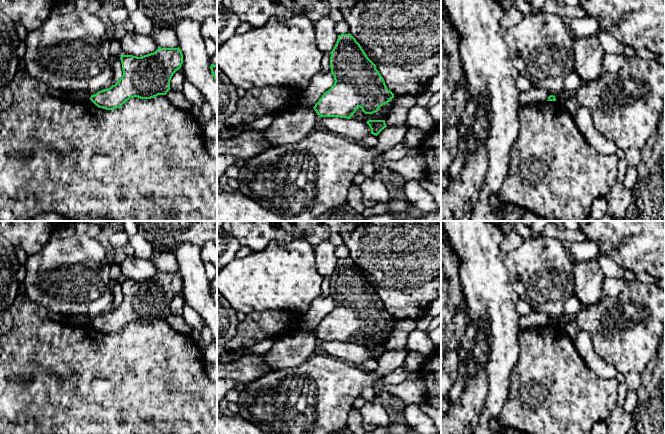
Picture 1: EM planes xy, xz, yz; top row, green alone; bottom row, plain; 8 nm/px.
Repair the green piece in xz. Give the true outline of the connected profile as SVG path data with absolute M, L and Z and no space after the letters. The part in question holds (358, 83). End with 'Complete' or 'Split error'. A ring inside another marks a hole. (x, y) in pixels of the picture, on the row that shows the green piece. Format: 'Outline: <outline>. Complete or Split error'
Outline: M350 33L338 35L330 53L335 82L313 107L317 115L351 119L359 107L373 114L394 98L376 65Z. Complete

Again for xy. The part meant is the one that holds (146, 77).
Outline: M159 47L155 52L142 57L122 55L120 60L123 75L119 81L90 97L99 108L112 110L120 108L133 97L151 99L166 95L173 74L183 64L183 54L179 47Z. Complete

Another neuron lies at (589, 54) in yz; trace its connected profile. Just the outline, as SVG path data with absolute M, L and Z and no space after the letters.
M596 36L574 38L575 71L583 82L601 77L605 51Z

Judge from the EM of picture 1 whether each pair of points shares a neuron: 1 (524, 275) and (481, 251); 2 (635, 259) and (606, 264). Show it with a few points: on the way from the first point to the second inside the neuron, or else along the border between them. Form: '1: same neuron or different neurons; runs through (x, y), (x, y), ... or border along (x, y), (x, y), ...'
1: different neurons; border along (505, 253), (504, 265), (513, 287)
2: different neurons; border along (600, 251), (608, 254), (624, 270)

